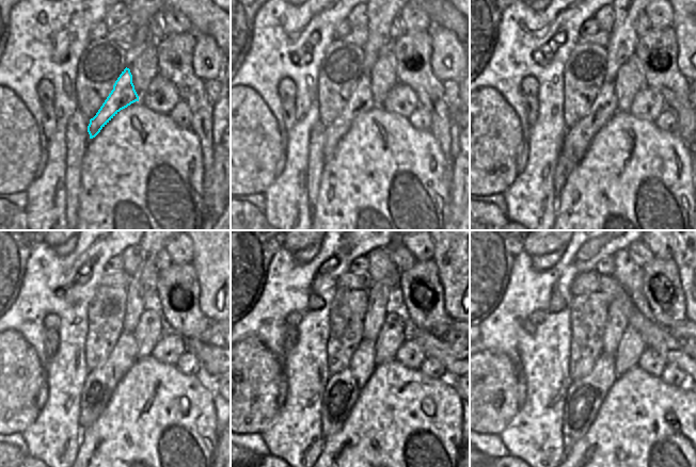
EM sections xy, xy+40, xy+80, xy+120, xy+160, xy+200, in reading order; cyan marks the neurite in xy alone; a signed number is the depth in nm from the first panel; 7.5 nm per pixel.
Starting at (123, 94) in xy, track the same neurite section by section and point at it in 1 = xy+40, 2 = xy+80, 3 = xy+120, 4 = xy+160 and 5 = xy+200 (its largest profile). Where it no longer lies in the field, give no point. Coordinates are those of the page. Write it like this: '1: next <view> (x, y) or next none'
1: next xy+40 (361, 100)
2: next xy+80 (578, 139)
3: next xy+120 (101, 382)
4: next xy+160 (342, 390)
5: next xy+200 (584, 398)

